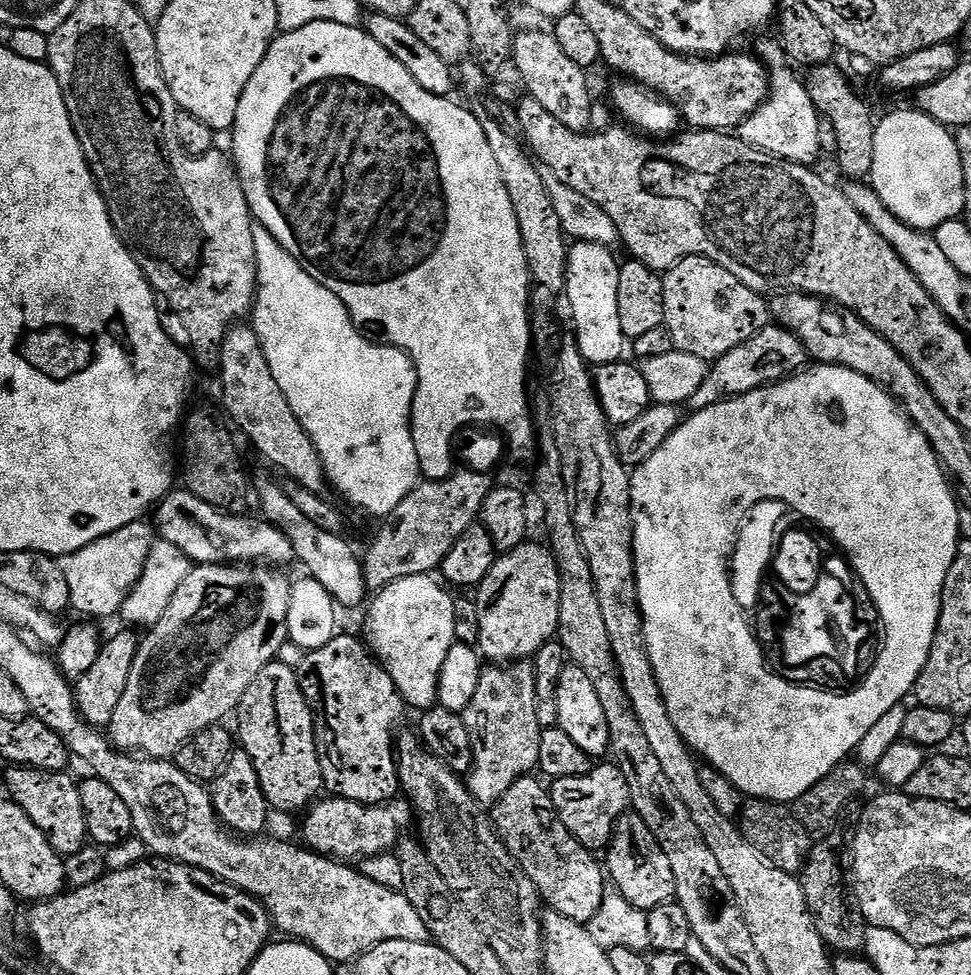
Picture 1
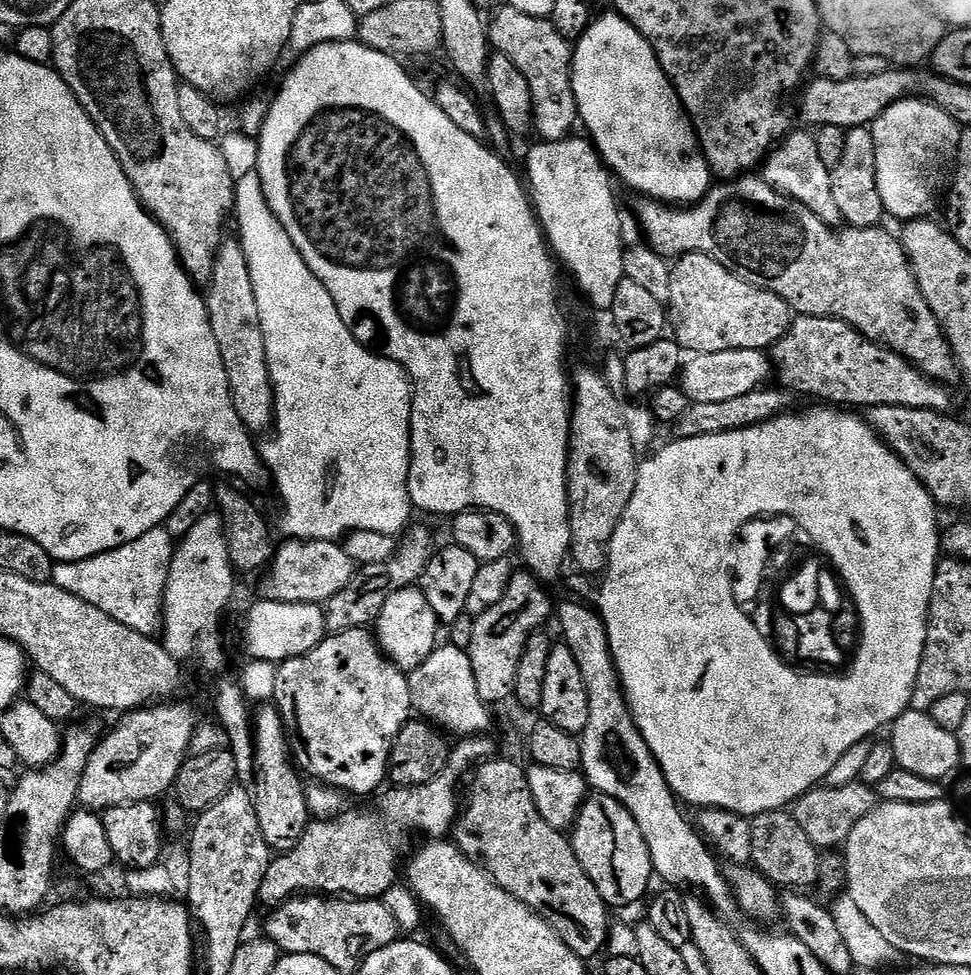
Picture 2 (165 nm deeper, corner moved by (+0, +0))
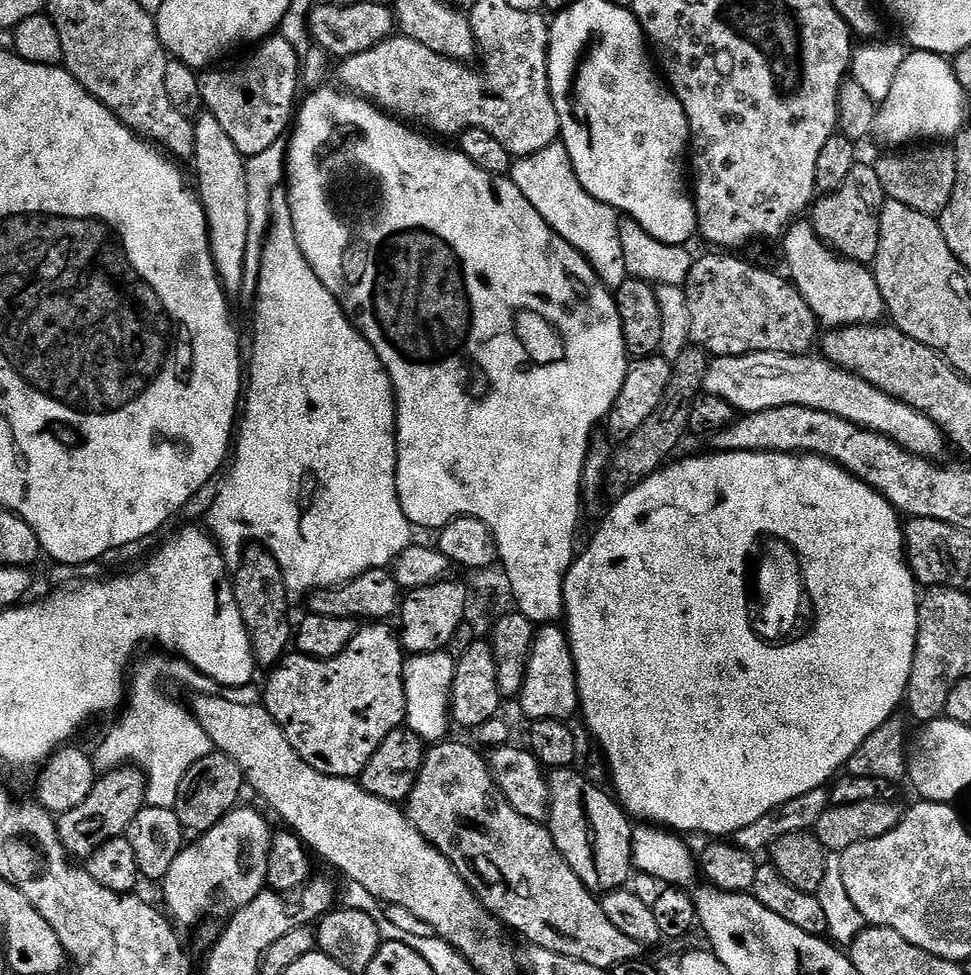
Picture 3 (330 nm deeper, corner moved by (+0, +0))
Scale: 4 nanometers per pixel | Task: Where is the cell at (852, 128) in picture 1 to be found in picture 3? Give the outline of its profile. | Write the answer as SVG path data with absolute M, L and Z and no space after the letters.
M857 162L854 170L846 177L846 182L838 186L838 190L821 195L810 209L810 223L813 230L824 245L831 248L837 256L852 260L855 264L875 265L878 254L878 238L880 237L880 215L884 209L886 197L882 190L882 182L878 182L878 174L871 163Z

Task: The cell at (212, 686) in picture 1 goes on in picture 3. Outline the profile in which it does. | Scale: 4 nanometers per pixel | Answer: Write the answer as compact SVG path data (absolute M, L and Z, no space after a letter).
M135 766L115 768L112 772L101 775L81 805L57 819L56 829L69 857L89 858L104 843L123 837L130 822L134 822L140 809L145 807L145 781L144 773Z

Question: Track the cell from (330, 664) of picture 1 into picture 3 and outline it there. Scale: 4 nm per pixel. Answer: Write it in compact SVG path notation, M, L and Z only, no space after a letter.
M368 622L354 634L350 646L329 660L315 660L299 654L285 655L267 673L268 685L262 688L262 707L278 722L286 742L298 750L300 757L314 770L331 776L359 777L374 750L386 742L386 734L401 727L407 714L403 670L406 653L400 637L388 622Z

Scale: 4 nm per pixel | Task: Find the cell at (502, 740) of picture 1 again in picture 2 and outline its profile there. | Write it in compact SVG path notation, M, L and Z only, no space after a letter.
M481 734L457 739L438 778L429 784L414 784L410 788L389 787L377 812L345 810L331 818L313 819L295 846L288 852L279 853L270 862L266 878L262 878L259 903L271 910L305 894L380 900L386 890L397 883L396 875L401 875L400 855L411 832L417 832L429 841L443 841L455 829L462 811L462 792L460 796L456 787L464 775L467 777L497 755L497 741L495 744L490 736Z

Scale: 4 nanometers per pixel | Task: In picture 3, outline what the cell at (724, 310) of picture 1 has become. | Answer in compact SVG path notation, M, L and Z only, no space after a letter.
M712 254L716 256L704 256L693 259L692 269L688 275L688 283L686 291L688 293L688 305L690 306L690 341L695 347L703 348L709 357L718 356L745 356L751 352L781 352L782 354L790 354L791 356L803 356L813 351L814 345L818 340L818 321L816 316L810 310L810 306L806 306L806 298L802 298L802 294L798 294L798 290L792 284L792 281L780 276L776 272L767 272L764 268L755 268L752 264L747 264L744 260L739 260L736 254Z

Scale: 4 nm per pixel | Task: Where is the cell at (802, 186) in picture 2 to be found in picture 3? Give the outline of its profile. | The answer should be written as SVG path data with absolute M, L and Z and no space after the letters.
M797 222L784 233L784 264L788 267L787 279L806 298L806 306L825 329L876 326L885 319L886 309L882 290L878 290L876 273L871 267L855 264L837 256L816 236L811 223Z

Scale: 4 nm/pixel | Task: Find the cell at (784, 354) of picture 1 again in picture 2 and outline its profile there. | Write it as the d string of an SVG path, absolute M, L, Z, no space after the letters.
M797 315L793 321L791 327L788 328L787 334L782 337L776 344L774 344L770 350L770 358L776 373L778 372L779 385L794 394L806 394L814 398L818 398L820 402L832 405L843 406L846 408L855 408L858 406L861 410L867 410L869 408L876 408L878 406L902 406L903 408L925 408L931 412L943 412L945 414L951 413L952 409L952 396L947 387L942 384L937 384L935 380L929 380L924 373L909 364L907 360L904 360L897 352L892 352L890 349L876 344L872 340L868 340L861 332L854 330L848 323L844 323L838 319L822 318L821 316L801 316Z

